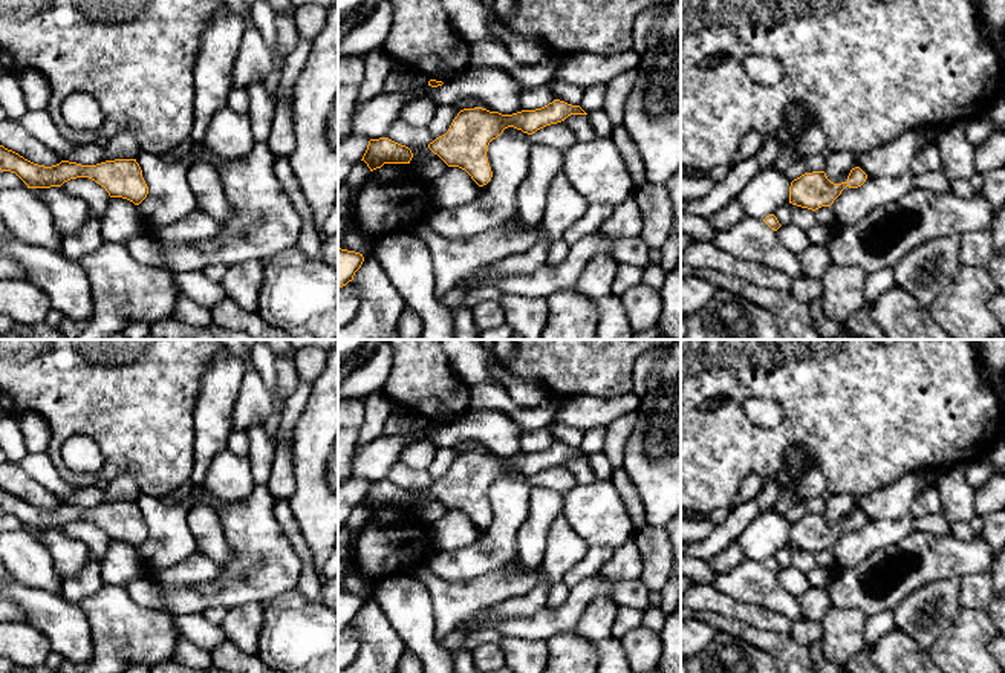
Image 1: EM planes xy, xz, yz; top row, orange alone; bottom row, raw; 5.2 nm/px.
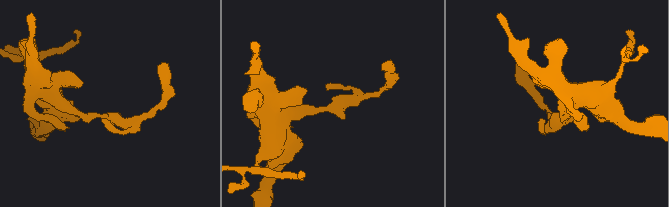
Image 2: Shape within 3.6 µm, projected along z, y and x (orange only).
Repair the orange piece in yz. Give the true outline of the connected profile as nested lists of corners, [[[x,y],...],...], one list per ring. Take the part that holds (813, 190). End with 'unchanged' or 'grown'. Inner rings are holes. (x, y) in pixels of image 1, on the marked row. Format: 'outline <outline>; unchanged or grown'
outline [[[860,167],[852,168],[841,184],[831,182],[824,171],[805,173],[791,182],[789,203],[812,211],[831,206],[846,187],[858,188],[866,179],[867,174]]]; unchanged

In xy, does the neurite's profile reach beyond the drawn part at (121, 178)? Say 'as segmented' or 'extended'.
as segmented

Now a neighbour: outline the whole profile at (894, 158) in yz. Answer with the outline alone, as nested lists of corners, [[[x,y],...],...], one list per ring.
[[[935,128],[906,132],[880,148],[855,154],[858,167],[867,176],[892,177],[901,174],[910,168],[910,164],[921,147],[933,141],[935,138]]]

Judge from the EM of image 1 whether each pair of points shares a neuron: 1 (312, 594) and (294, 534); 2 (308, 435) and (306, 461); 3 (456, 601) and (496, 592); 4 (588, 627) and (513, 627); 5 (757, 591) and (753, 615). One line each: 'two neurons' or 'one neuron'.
1: one neuron
2: one neuron
3: one neuron
4: two neurons
5: two neurons

